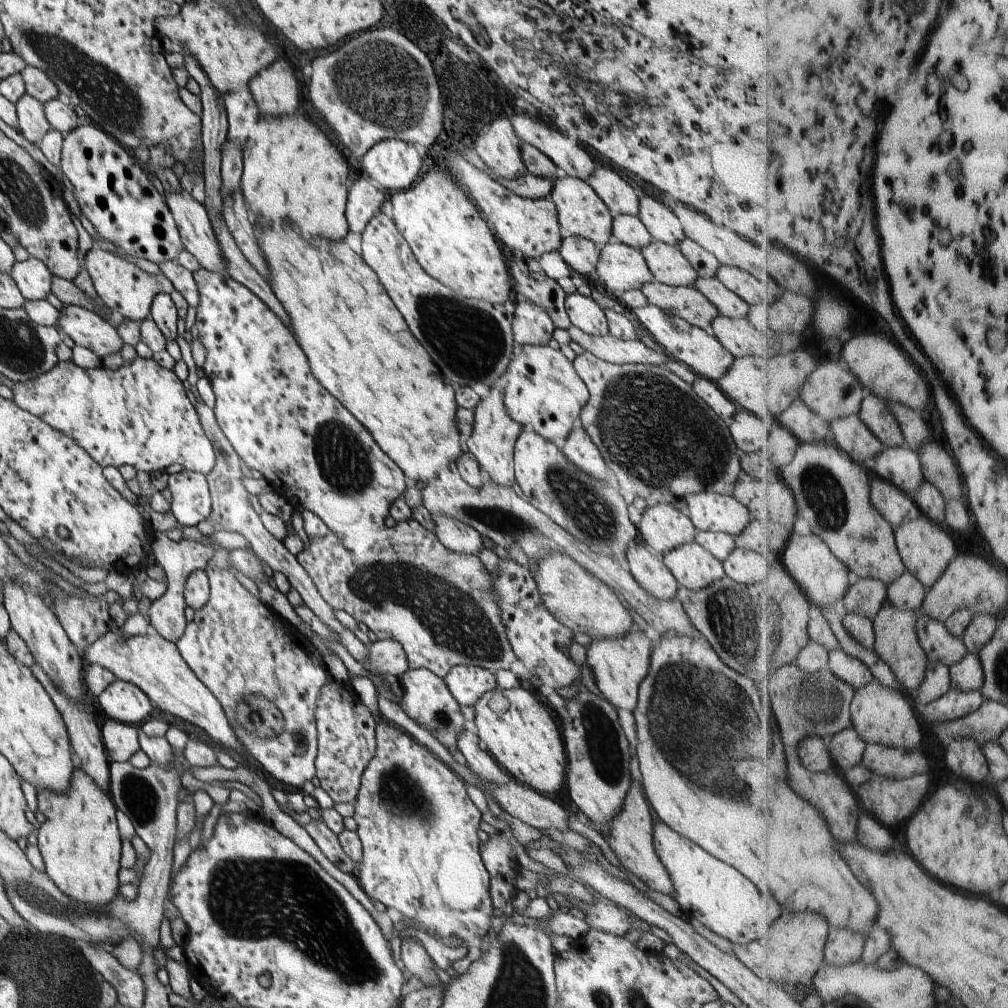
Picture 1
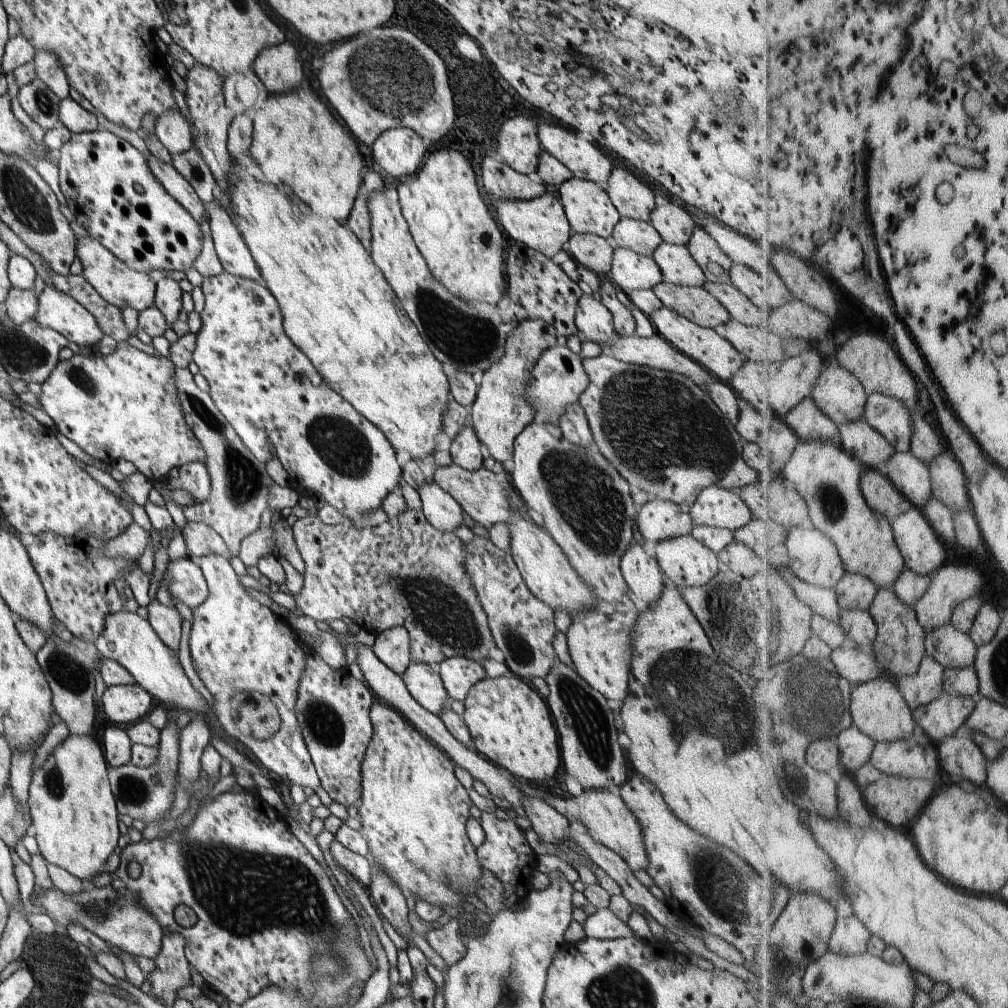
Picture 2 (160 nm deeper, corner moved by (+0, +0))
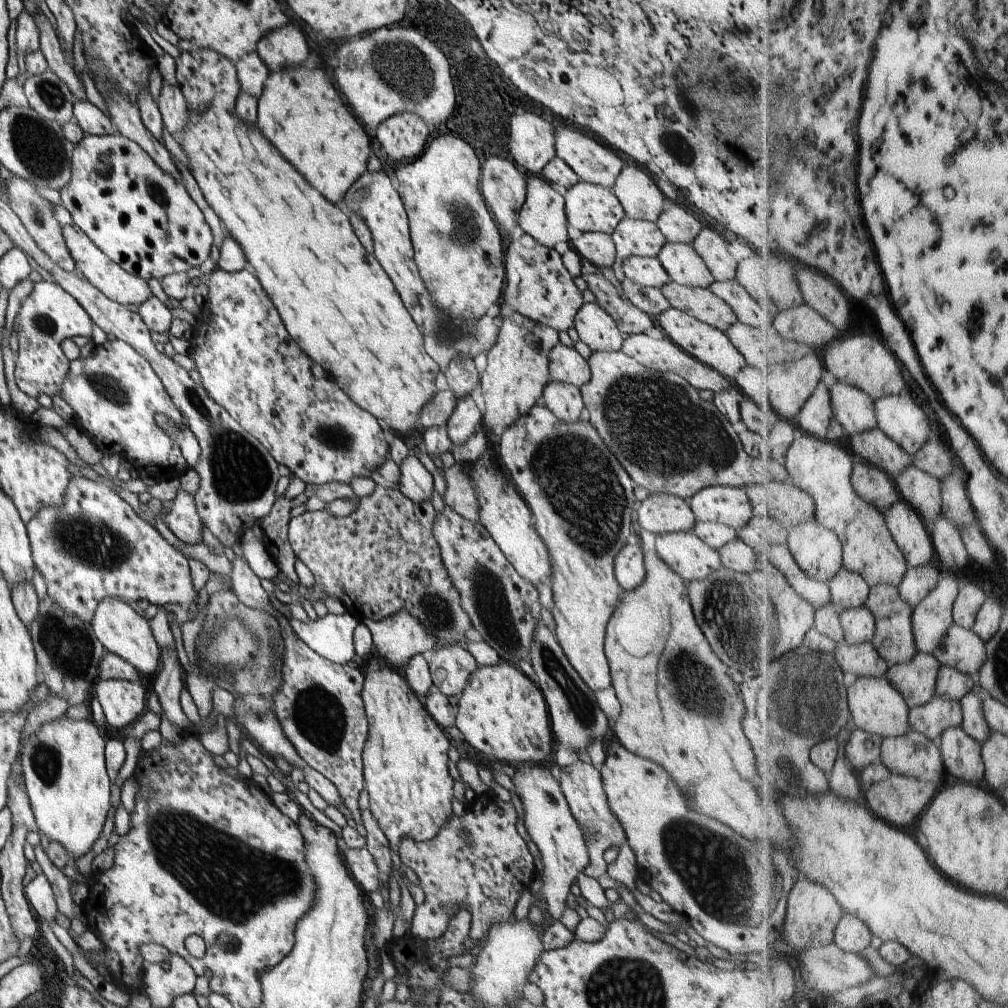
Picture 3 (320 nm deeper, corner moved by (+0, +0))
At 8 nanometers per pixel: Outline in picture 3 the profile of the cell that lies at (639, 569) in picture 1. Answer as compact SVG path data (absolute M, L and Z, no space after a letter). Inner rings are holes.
M627 544L614 562L614 575L624 591L636 590L646 580L643 550L638 544Z

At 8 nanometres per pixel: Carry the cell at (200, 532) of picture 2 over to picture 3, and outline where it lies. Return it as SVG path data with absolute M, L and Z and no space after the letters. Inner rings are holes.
M180 488L166 515L166 526L181 542L193 545L201 543L202 525L192 494Z

